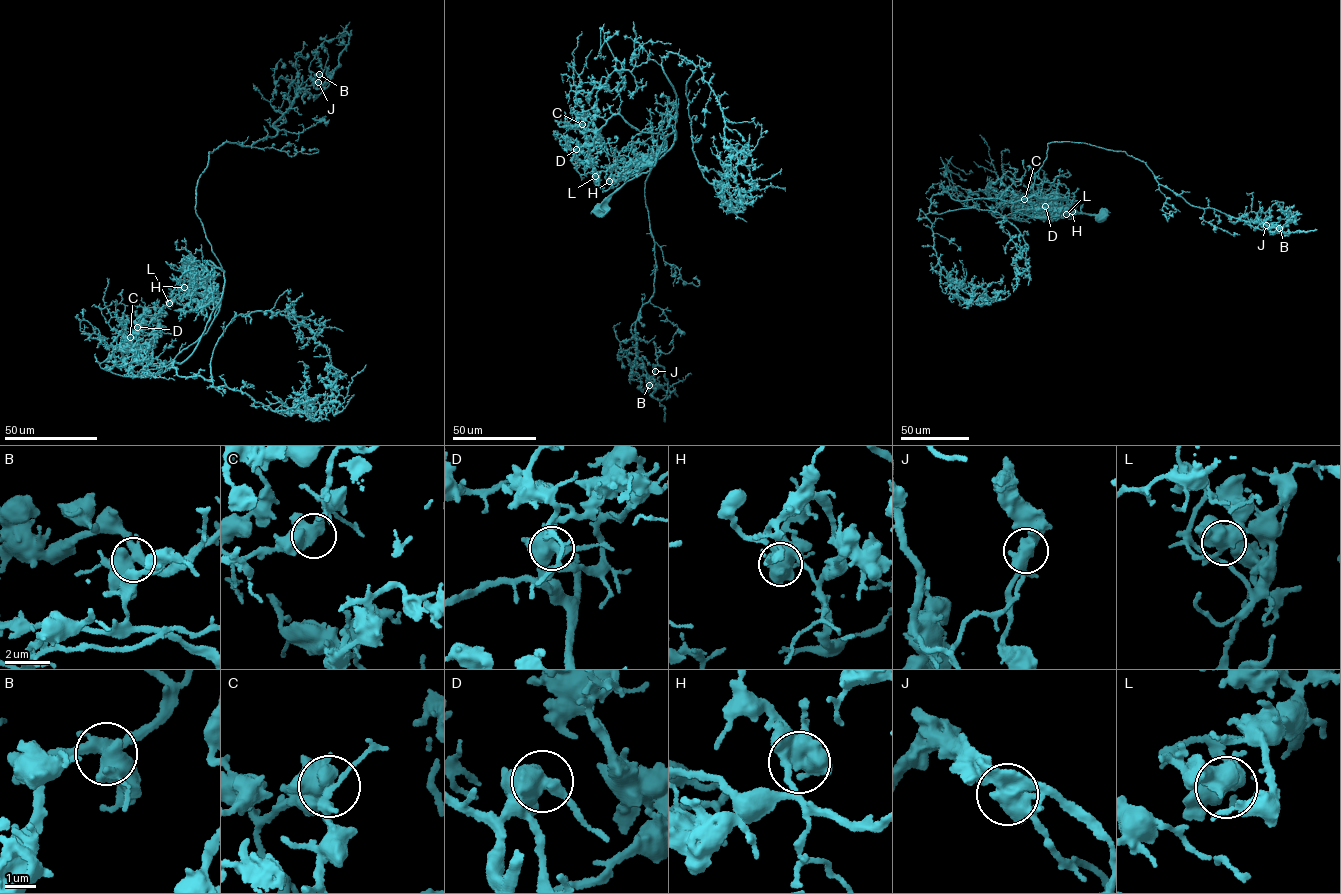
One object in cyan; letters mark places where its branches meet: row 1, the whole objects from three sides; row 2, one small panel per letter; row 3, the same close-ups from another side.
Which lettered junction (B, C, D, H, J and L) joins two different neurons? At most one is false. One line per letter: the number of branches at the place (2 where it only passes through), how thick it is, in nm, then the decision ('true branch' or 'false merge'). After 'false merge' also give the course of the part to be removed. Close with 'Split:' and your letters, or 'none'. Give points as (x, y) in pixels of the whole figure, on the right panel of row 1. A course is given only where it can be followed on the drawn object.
B: 3 branches meet; 480 nm thick; true branch
C: 3 branches meet; 550 nm thick; true branch
D: 3 branches meet; 500 nm thick; true branch
H: 3 branches meet; 550 nm thick; true branch
J: 3 branches meet; 550 nm thick; false merge; foreign part runs (1266, 225), (1271, 231), (1288, 235), (1273, 227), (1254, 228), (1243, 215), (1239, 221)
L: 3 branches meet; 550 nm thick; true branch
Split: J

